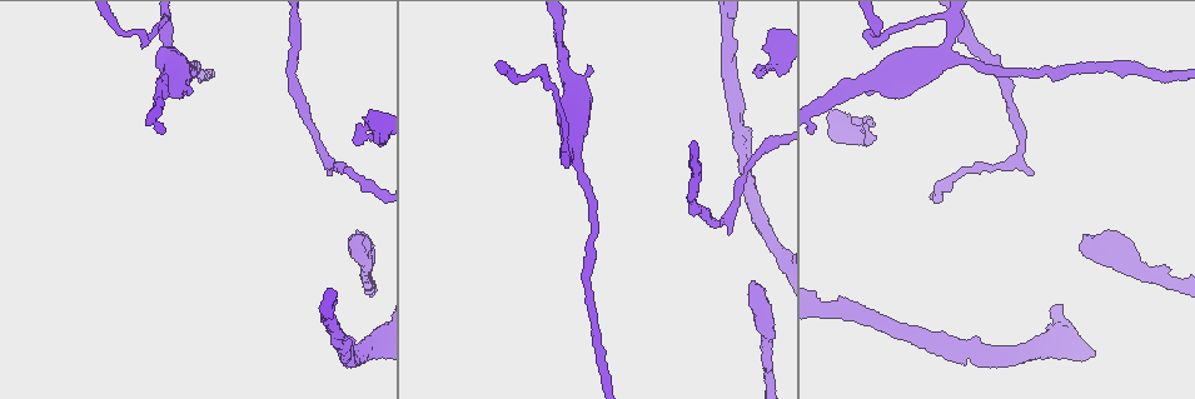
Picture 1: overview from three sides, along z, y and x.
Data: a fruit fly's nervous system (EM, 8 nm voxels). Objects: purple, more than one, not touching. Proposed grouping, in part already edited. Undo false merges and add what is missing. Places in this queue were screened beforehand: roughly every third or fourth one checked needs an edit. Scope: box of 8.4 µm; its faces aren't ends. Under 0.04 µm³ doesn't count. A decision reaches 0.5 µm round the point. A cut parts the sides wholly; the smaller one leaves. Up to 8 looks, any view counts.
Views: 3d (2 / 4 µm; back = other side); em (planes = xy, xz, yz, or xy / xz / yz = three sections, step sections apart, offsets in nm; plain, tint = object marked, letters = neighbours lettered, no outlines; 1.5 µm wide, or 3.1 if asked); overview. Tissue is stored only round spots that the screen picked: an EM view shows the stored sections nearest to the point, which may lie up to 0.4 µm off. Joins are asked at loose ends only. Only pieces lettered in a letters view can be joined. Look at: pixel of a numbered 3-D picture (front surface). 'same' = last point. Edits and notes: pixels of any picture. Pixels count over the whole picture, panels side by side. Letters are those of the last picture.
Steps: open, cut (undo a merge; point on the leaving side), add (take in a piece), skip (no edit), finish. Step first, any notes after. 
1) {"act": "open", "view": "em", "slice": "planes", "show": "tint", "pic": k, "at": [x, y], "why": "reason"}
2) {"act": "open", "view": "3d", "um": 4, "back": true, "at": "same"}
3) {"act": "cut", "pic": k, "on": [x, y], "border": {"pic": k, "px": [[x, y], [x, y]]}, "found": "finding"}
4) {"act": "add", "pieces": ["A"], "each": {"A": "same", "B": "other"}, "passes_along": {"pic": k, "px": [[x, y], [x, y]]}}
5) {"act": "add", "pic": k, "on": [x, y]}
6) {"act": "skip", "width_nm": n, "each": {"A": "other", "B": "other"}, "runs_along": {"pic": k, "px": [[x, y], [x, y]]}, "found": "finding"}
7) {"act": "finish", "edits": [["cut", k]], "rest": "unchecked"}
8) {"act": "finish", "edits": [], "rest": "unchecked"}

{"act": "open", "view": "em", "slice": "xy", "step": 4, "show": "letters", "pic": 1, "at": [745, 173], "why": "a narrow waist"}

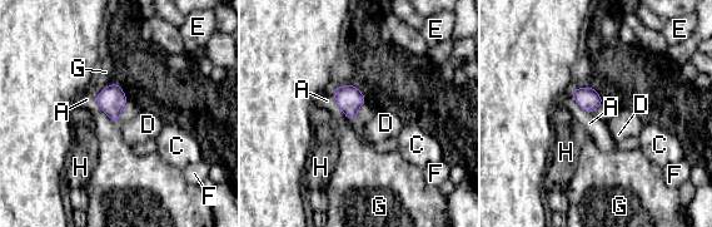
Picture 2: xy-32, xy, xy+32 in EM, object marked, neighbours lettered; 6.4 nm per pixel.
{"act": "open", "view": "em", "slice": "planes", "show": "letters", "at": "same", "why": "another direction"}

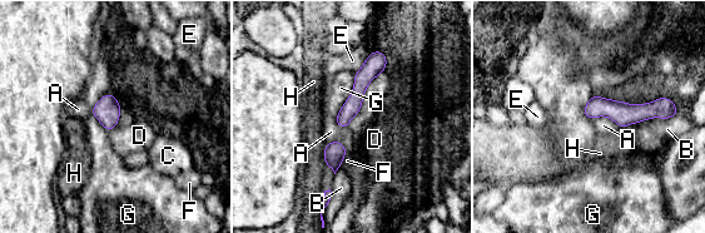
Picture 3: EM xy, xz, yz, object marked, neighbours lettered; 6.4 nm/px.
{"act": "skip", "longest_contact_nm": ["G", 340], "each": {"A": "other", "B": "other", "C": "other", "D": "other", "E": "other", "F": "other", "G": "other", "H": "other"}, "border": {"pic": 3, "px": [[355, 73], [353, 89], [334, 119]]}, "found": "continuous, no second neuron"}

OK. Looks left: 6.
{"act": "open", "view": "em", "slice": "yz", "step": 8, "show": "letters", "pic": 1, "at": [865, 127], "why": "free end"}

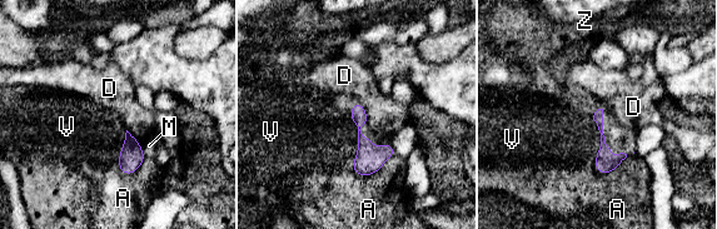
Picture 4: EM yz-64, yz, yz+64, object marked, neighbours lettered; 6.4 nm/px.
{"act": "open", "view": "em", "slice": "planes", "show": "letters", "at": "same", "why": "another direction"}

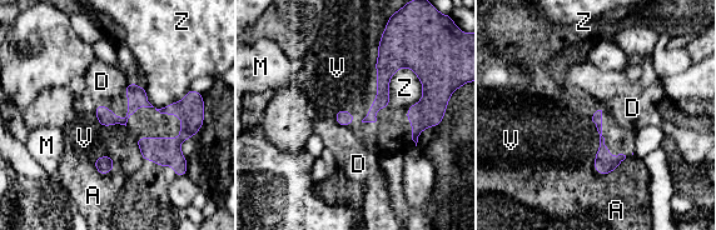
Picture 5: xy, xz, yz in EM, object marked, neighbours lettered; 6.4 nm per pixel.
{"act": "skip", "longest_contact_nm": ["V", 360], "each": {"A": "other", "D": "other", "M": "other", "V": "other", "Z": "other"}, "found": "none of them fits"}

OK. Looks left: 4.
{"act": "open", "view": "em", "slice": "planes", "show": "plain", "pic": 1, "at": [870, 36], "why": "abrupt turn"}

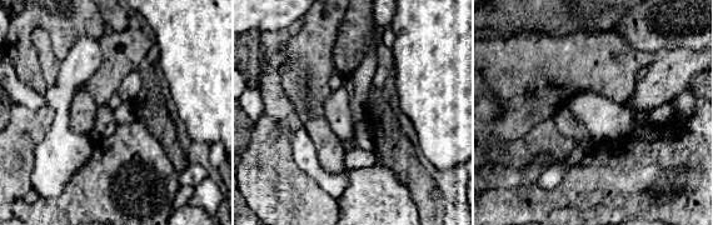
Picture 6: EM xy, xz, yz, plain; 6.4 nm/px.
{"act": "open", "view": "em", "slice": "planes", "show": "letters", "at": "same", "why": "see the neighbours"}

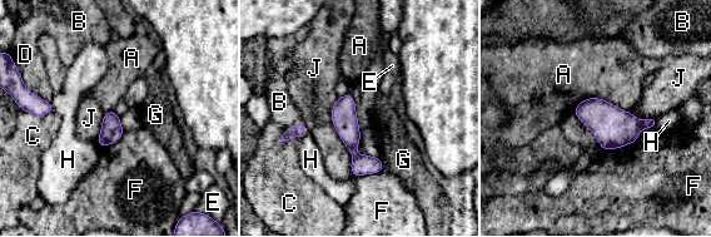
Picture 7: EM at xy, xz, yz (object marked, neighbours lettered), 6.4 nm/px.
{"act": "cut", "pic": 7, "on": [613, 128], "each": {"A": "other", "B": "other", "C": "other", "D": "other", "E": "other", "F": "other", "G": "other", "H": "other", "J": "other"}, "border": {"pic": 7, "px": [[640, 124], [641, 128]]}, "found": "two neurons meet here"}

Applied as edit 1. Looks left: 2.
{"act": "finish", "edits": [["cut", 7]], "rest": "unchecked"}

